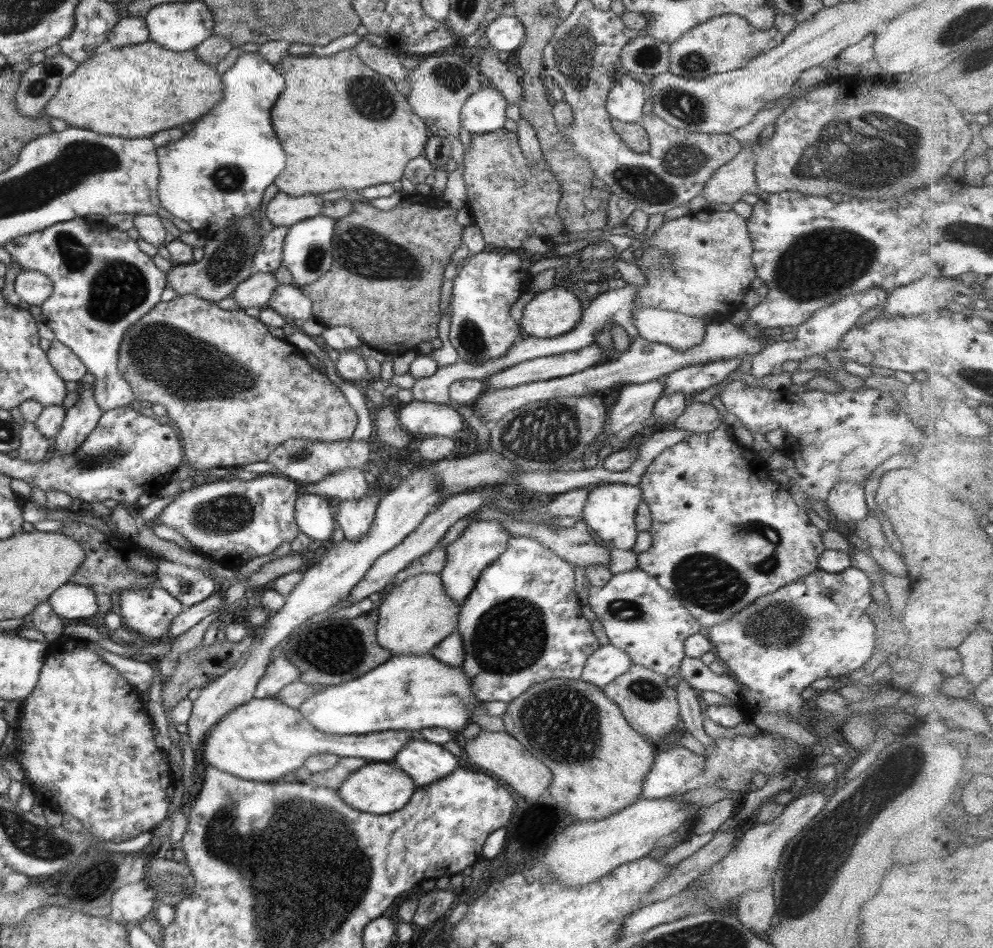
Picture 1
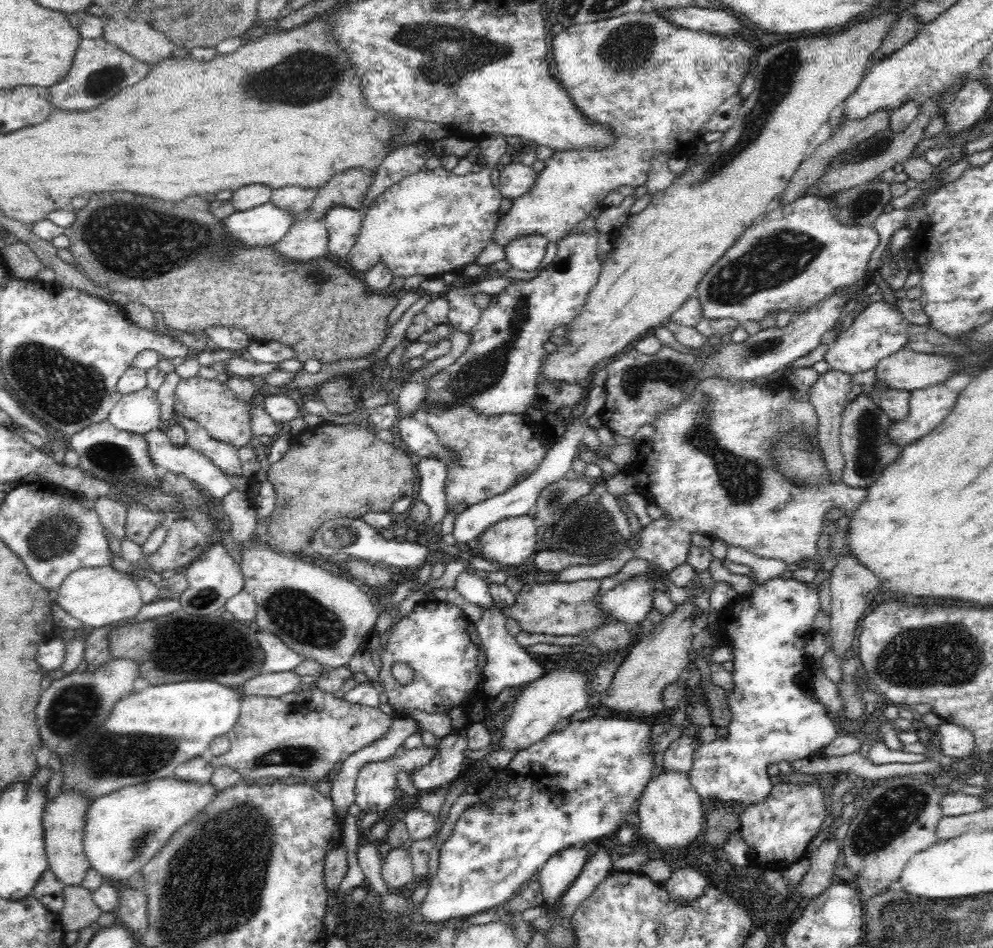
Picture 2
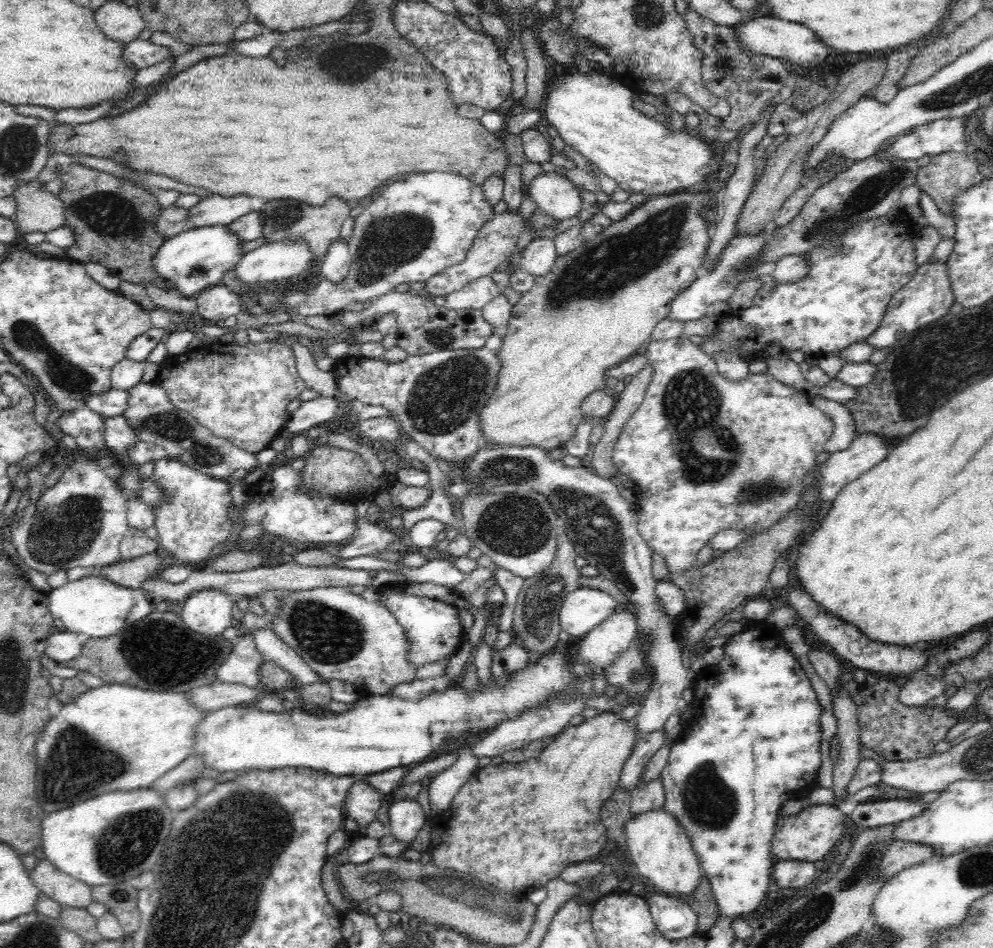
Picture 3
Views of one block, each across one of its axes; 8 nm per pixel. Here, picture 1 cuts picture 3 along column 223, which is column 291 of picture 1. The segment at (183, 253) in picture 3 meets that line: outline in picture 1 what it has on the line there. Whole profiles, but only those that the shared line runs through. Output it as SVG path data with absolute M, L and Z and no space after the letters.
M321 214L297 221L287 229L283 241L283 254L281 255L280 264L285 266L291 274L292 284L298 286L305 286L315 282L317 278L321 278L333 262L331 239L333 236L333 229L335 228L336 219L323 216Z

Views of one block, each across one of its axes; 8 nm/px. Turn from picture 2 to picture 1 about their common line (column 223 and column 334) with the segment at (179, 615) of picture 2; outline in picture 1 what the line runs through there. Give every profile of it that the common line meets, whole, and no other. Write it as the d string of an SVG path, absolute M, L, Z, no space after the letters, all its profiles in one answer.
M373 608L369 613L357 616L353 619L330 618L317 623L303 626L293 637L289 637L286 644L279 648L279 656L287 658L297 670L299 681L307 684L339 685L349 679L360 678L375 666L385 662L391 655L389 650L381 648L376 640L377 612Z

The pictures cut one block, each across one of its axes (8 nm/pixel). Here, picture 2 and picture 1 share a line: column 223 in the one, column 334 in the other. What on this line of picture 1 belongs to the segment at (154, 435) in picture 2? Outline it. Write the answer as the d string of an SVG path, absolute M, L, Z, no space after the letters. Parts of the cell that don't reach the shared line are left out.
M349 468L340 472L333 472L325 479L311 483L311 490L315 494L339 498L339 500L359 499L368 491L369 484L365 482L363 472L357 468Z

